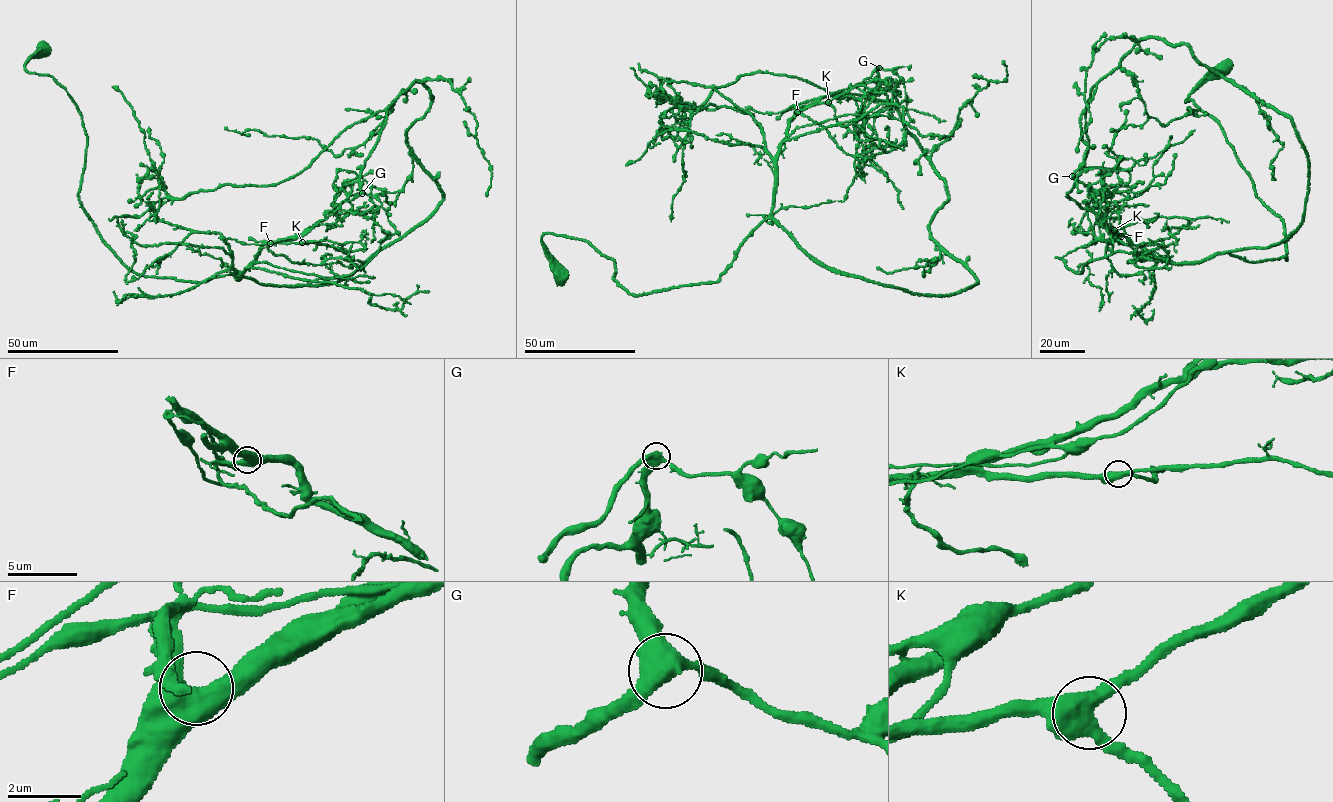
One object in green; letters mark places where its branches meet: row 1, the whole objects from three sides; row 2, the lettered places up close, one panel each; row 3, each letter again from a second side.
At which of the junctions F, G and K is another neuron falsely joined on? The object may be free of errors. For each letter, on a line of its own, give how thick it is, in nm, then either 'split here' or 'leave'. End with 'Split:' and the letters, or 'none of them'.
F: 480 nm | leave
G: 550 nm | leave
K: 460 nm | leave
Split: none of them

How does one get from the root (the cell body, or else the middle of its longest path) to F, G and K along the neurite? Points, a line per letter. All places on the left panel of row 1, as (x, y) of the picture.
F: (43, 50), (25, 69), (53, 77), (78, 109), (88, 139), (79, 201), (126, 266), (237, 279), (270, 243)
G: (43, 50), (25, 69), (64, 87), (88, 139), (79, 201), (136, 273), (237, 279), (264, 244), (362, 193)
K: (43, 50), (25, 69), (78, 109), (79, 201), (130, 270), (237, 279), (264, 244), (302, 242)

